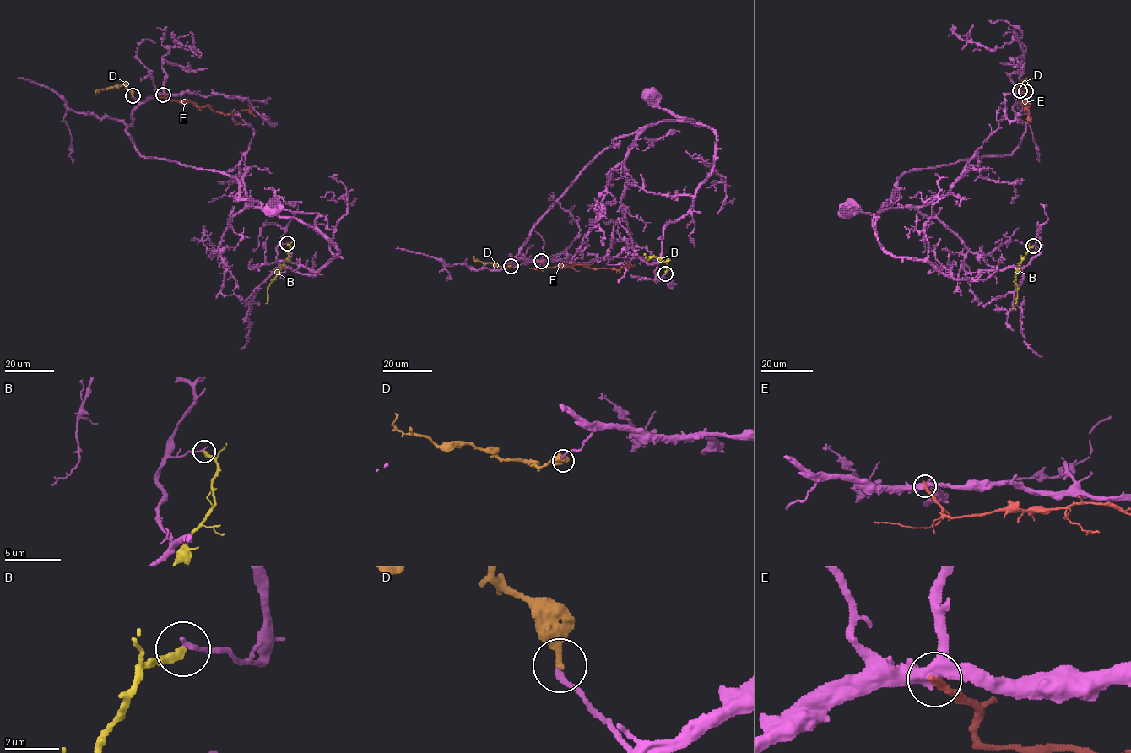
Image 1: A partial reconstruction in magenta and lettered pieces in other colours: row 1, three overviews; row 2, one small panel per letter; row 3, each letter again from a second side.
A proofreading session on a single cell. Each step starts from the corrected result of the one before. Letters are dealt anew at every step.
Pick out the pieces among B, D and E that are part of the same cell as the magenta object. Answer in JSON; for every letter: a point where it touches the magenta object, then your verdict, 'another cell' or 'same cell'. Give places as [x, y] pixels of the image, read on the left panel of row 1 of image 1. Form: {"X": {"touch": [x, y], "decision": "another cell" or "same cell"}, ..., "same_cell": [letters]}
{"B": {"touch": [287, 243], "decision": "another cell"}, "D": {"touch": [132, 95], "decision": "same cell"}, "E": {"touch": [163, 94], "decision": "another cell"}, "same_cell": ["D"]}

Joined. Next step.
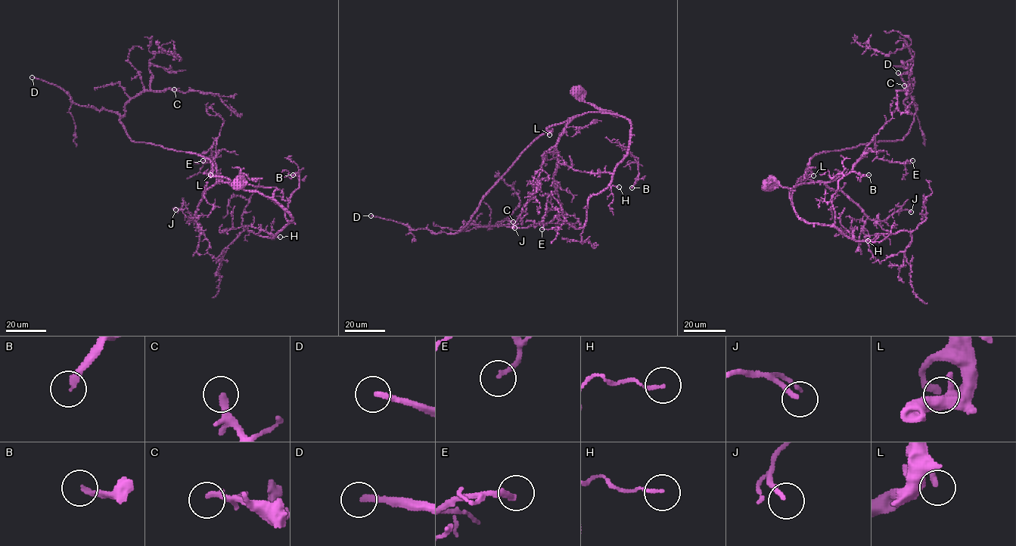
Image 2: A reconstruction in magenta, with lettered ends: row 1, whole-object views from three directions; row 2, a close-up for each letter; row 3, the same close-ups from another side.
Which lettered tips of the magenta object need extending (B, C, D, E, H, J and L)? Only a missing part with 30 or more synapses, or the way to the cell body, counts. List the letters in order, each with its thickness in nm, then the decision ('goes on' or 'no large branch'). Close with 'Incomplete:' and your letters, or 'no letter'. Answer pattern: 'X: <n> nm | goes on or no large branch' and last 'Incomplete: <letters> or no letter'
B: 180 nm | goes on
C: 260 nm | goes on
D: 240 nm | goes on
E: 200 nm | no large branch
H: 130 nm | no large branch
J: 190 nm | no large branch
L: 240 nm | no large branch
Incomplete: B, C, D

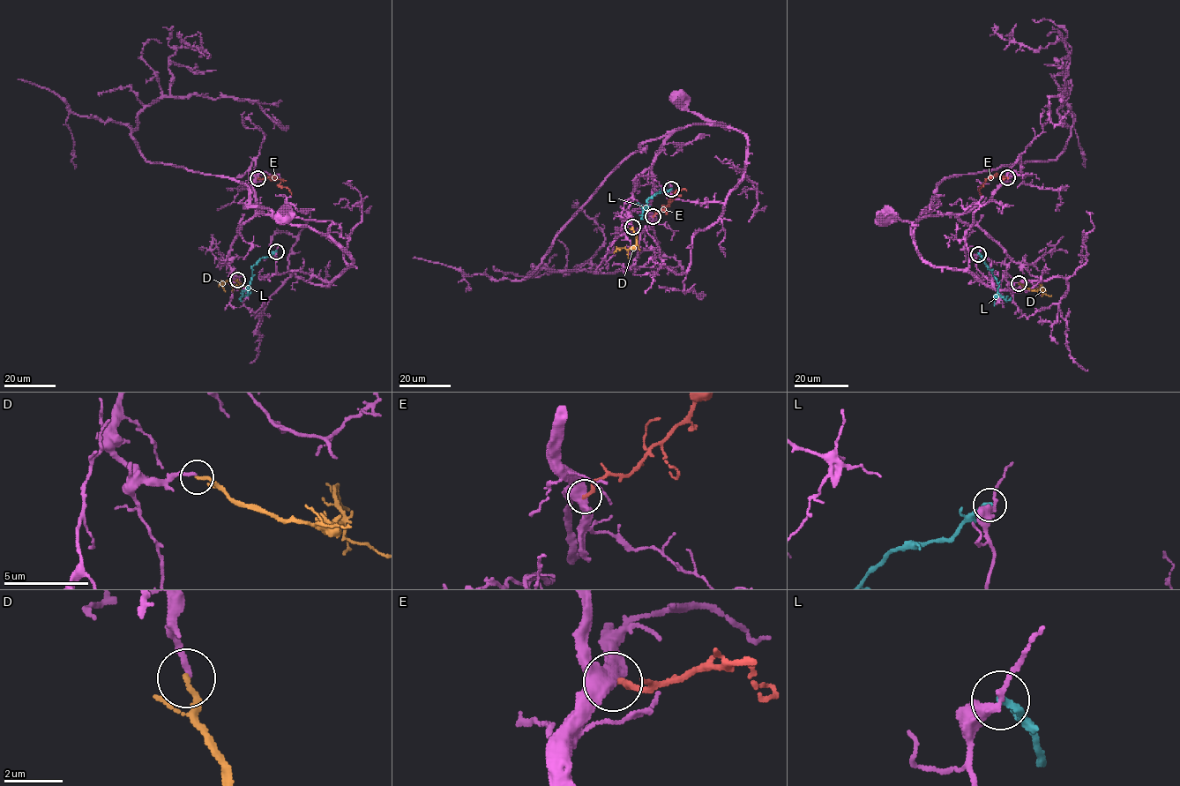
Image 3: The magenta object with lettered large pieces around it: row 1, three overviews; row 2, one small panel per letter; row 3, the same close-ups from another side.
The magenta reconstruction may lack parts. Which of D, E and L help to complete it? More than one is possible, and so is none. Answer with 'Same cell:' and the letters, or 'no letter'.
Same cell: D

